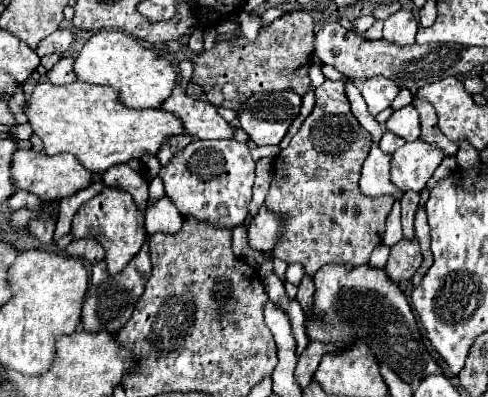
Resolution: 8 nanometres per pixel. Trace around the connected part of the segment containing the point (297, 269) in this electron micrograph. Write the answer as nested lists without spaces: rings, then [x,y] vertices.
[[[290,264],[287,268],[287,274],[285,274],[285,280],[287,282],[298,286],[303,278],[303,266],[300,264]]]

